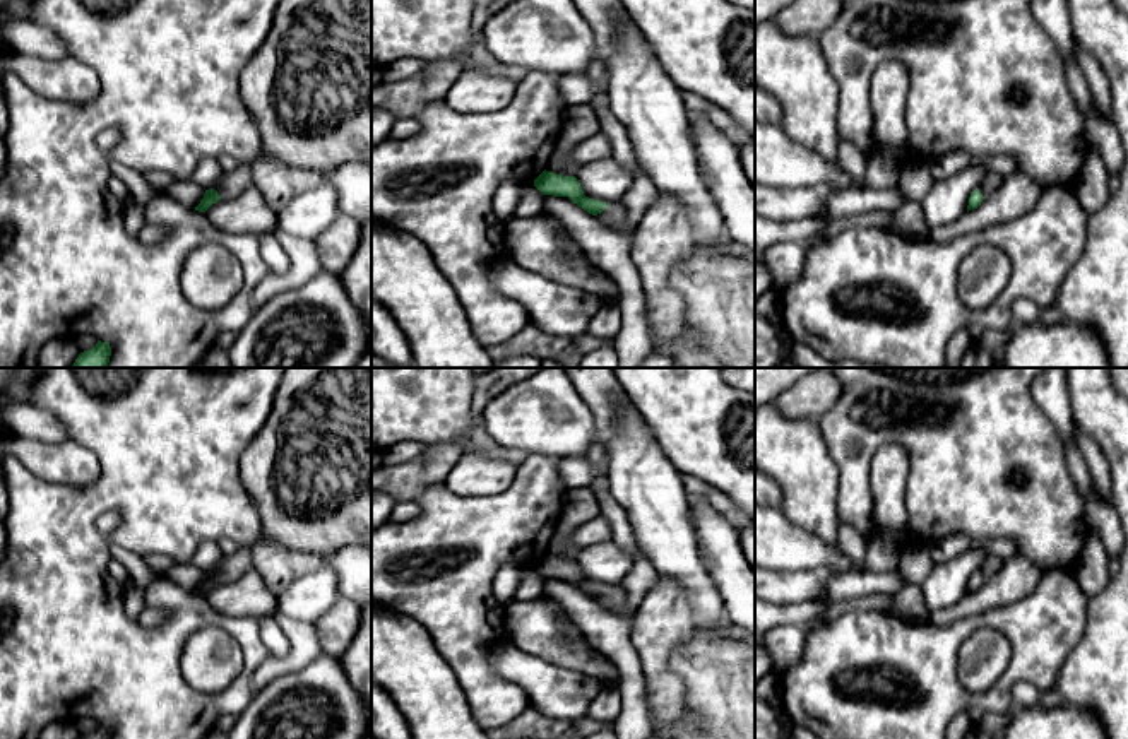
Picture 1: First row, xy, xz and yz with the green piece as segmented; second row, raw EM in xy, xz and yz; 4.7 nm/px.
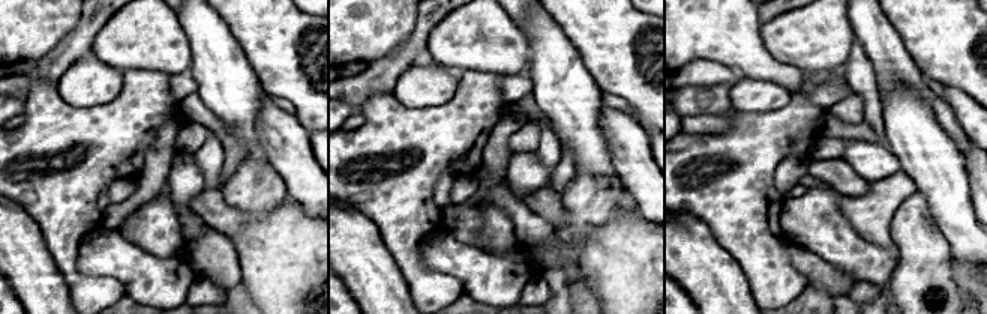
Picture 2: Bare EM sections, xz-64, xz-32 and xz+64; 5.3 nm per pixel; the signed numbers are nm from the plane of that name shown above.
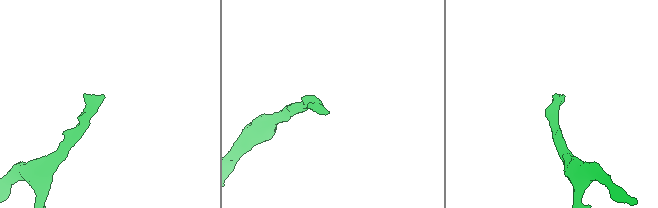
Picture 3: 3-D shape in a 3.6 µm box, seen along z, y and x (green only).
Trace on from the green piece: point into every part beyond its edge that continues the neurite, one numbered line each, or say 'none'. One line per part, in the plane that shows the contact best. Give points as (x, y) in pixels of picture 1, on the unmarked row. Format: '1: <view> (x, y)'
1: xz (613, 599)

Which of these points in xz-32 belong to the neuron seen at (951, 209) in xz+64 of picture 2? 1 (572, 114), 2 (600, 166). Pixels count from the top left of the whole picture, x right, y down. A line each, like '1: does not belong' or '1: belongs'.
1: belongs
2: belongs

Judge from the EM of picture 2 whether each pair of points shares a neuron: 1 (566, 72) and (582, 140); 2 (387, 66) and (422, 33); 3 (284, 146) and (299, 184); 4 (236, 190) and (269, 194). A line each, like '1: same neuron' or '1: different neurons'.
1: same neuron
2: same neuron
3: same neuron
4: same neuron

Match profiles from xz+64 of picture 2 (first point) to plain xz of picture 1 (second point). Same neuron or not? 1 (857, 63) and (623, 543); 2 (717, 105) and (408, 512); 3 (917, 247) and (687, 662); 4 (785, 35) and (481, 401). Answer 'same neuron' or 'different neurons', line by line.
1: same neuron
2: different neurons
3: different neurons
4: different neurons

